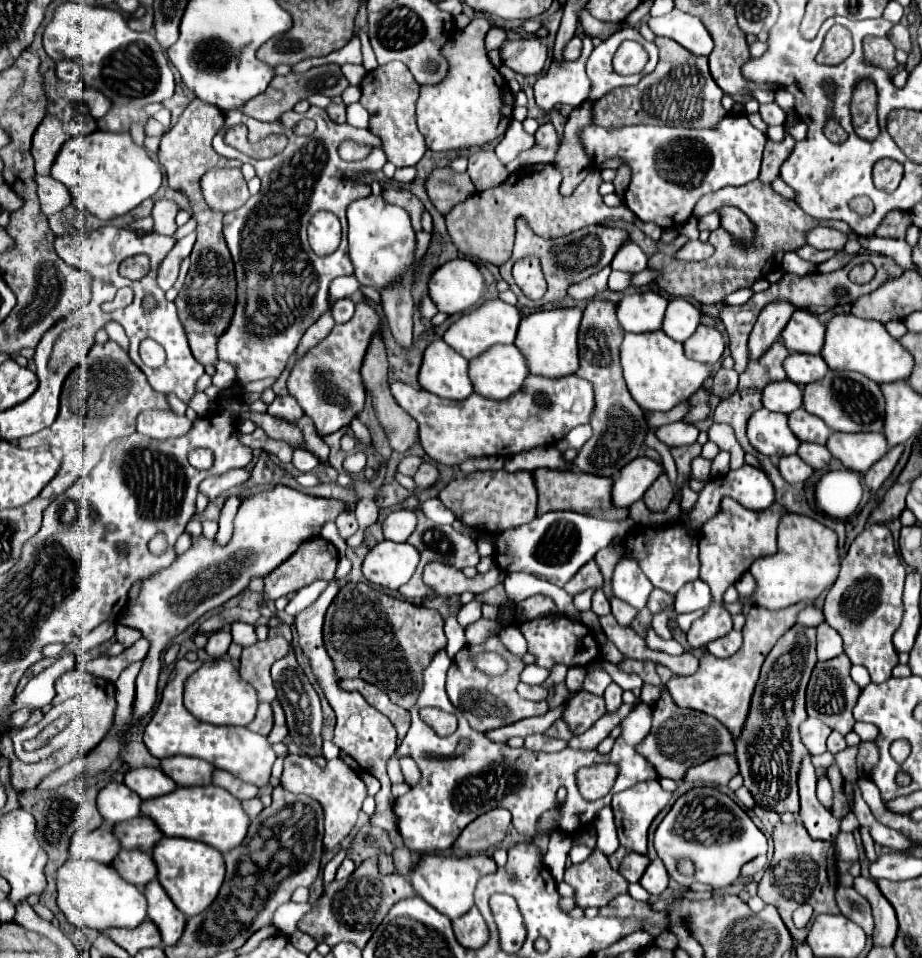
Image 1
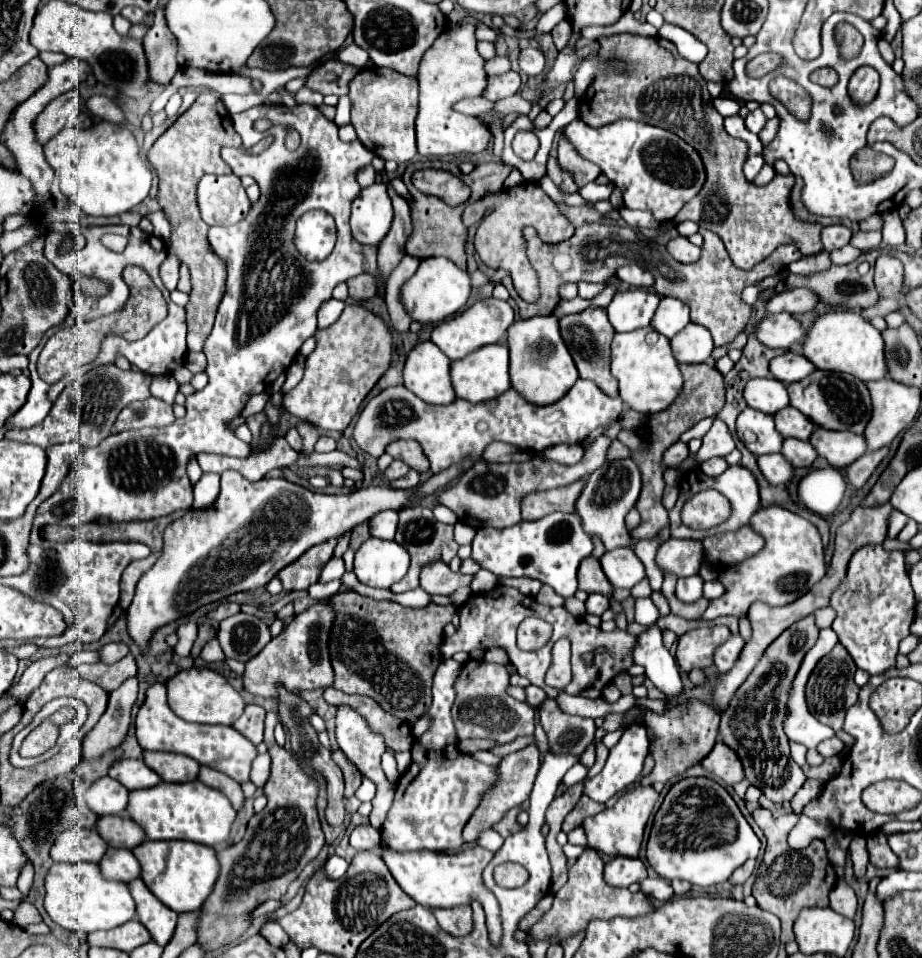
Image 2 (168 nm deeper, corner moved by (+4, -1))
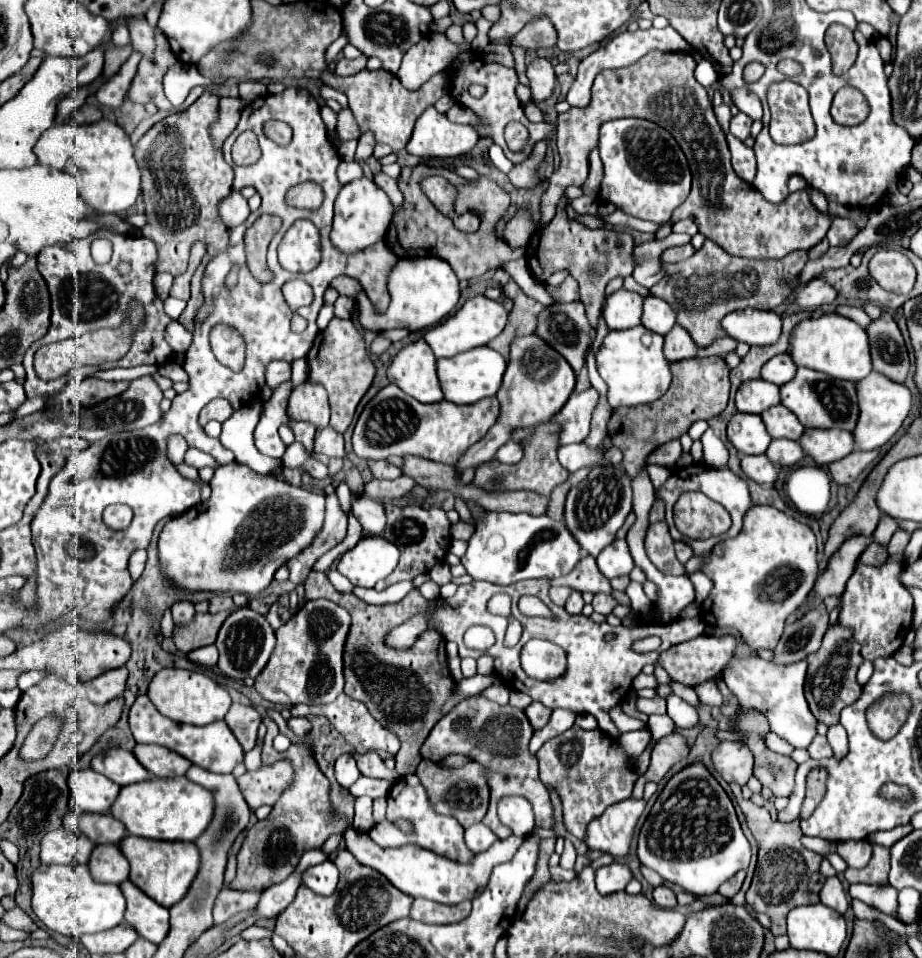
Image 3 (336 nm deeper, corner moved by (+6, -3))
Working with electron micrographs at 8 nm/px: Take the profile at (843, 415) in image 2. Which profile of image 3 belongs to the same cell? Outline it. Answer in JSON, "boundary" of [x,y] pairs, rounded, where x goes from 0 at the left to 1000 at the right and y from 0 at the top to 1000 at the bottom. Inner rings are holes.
{"boundary":[[[867,383],[864,391],[856,400],[845,404],[845,412],[847,412],[847,421],[864,433],[871,446],[890,446],[890,448],[910,446],[916,450],[927,448],[932,435],[932,423],[930,423],[927,402],[923,398],[910,398],[895,389]]]}

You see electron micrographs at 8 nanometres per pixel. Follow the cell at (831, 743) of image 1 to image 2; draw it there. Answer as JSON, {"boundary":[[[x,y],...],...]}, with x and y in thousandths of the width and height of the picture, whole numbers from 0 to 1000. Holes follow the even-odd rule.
{"boundary":[[[901,769],[901,771],[895,771],[888,776],[886,784],[893,788],[893,790],[901,790],[901,788],[910,788],[910,784],[914,782],[914,773],[910,769]]]}

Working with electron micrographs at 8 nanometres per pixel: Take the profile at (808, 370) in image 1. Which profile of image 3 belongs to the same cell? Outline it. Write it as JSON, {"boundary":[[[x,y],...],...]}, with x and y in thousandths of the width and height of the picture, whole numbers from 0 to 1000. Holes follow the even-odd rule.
{"boundary":[[[856,368],[849,371],[841,371],[838,375],[834,375],[828,385],[825,385],[825,396],[841,400],[841,402],[851,402],[854,398],[858,398],[862,394],[862,379],[858,375]]]}

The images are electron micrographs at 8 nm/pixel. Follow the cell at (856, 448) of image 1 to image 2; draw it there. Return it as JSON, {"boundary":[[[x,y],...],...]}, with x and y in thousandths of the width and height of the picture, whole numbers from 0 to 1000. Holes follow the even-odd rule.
{"boundary":[[[886,446],[880,454],[877,462],[886,469],[886,473],[899,481],[901,487],[916,490],[934,475],[940,473],[938,454],[927,454],[923,450],[899,450]]]}

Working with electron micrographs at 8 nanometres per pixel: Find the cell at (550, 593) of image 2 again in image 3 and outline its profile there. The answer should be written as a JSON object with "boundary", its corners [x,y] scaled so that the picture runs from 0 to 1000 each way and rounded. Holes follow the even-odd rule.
{"boundary":[[[600,613],[600,615],[595,617],[595,623],[598,623],[600,629],[604,629],[604,632],[613,632],[613,627],[617,625],[619,619],[621,619],[619,613]]]}

